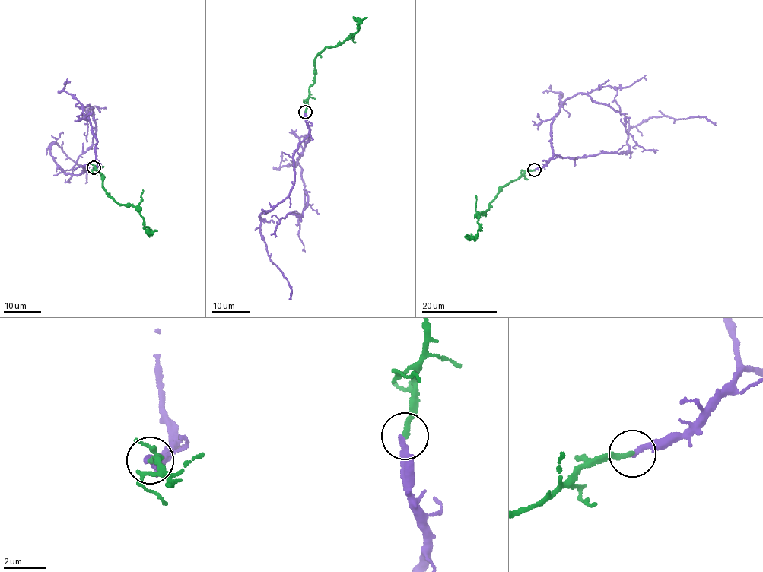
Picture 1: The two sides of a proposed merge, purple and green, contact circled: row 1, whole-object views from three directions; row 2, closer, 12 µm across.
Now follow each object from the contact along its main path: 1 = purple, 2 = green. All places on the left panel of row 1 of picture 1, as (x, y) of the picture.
1: (93, 167), (96, 160), (84, 165), (85, 172), (67, 173), (50, 144), (87, 171), (87, 182)
2: (93, 167), (102, 175), (103, 188), (105, 192), (116, 202), (129, 204), (135, 208), (149, 232), (157, 230)

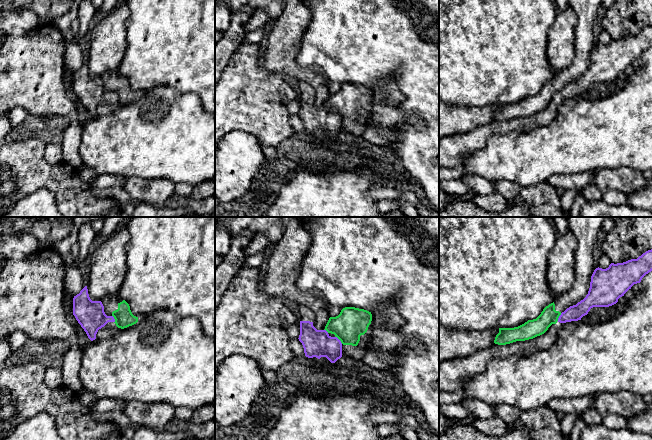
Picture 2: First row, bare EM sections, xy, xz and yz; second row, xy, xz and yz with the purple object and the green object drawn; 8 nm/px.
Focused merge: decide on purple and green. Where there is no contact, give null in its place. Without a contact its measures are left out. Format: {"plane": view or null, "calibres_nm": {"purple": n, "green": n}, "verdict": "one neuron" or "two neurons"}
{"plane": "xz", "calibres_nm": {"purple": 220, "green": 240}, "verdict": "two neurons"}

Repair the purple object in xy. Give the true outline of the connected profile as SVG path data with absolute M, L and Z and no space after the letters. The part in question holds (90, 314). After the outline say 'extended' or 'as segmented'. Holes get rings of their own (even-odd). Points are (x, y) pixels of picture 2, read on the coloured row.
M87 286L73 298L73 315L91 341L96 339L99 329L108 322L115 322L113 316L105 314L101 301L92 301L90 299Z; as segmented

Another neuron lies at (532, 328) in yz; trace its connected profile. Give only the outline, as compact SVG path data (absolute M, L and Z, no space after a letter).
M567 217L567 221L569 229L577 239L574 285L546 306L536 319L528 320L514 328L499 328L494 340L495 344L506 345L544 334L552 324L557 323L562 312L576 305L588 294L591 276L595 270L593 250L604 217Z

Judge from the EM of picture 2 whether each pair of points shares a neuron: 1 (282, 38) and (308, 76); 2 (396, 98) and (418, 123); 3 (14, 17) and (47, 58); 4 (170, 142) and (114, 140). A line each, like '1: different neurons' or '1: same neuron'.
1: same neuron
2: same neuron
3: different neurons
4: same neuron

